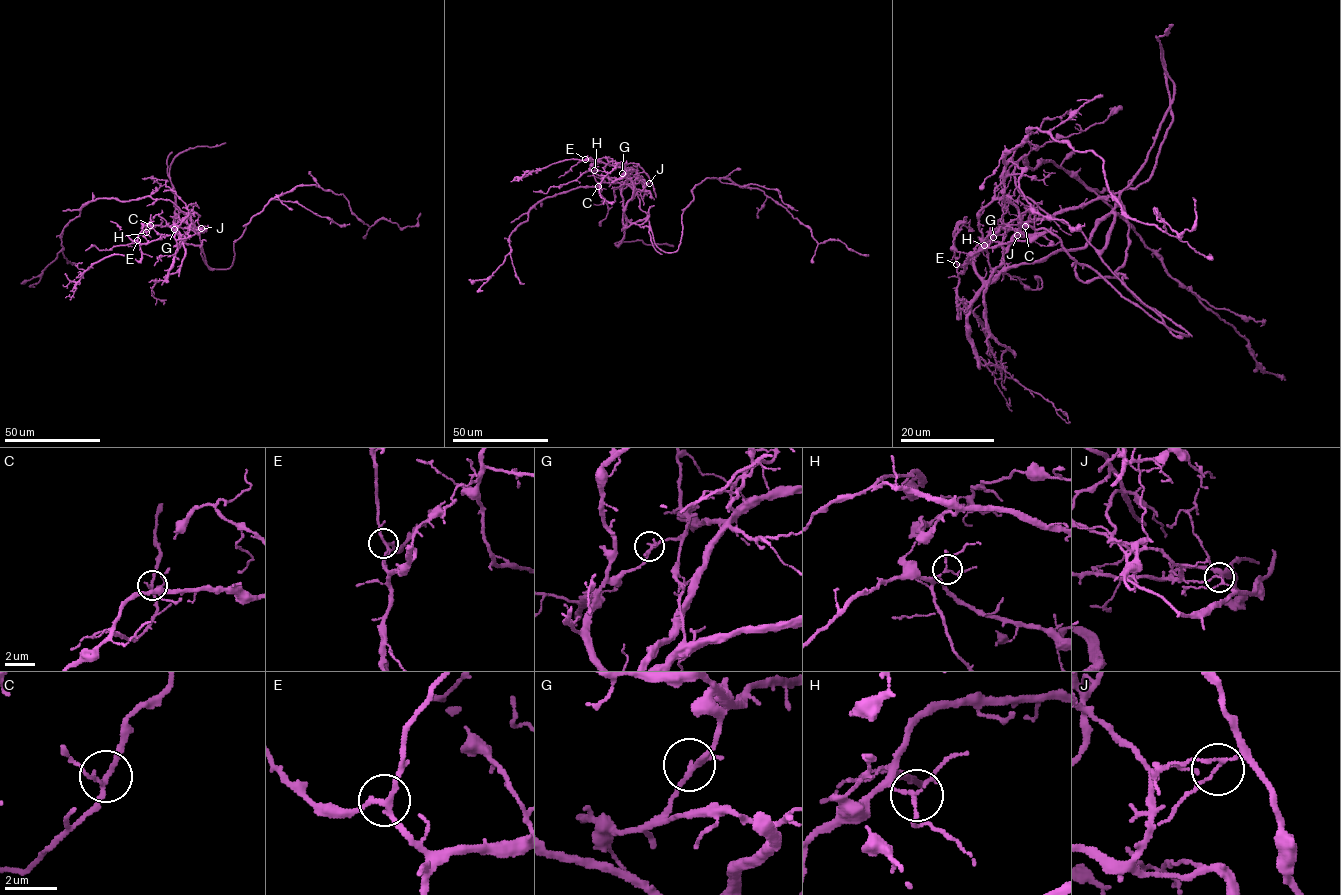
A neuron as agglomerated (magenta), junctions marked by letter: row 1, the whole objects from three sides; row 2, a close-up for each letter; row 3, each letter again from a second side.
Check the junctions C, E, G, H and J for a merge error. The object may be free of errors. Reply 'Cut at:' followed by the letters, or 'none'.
Cut at: J

